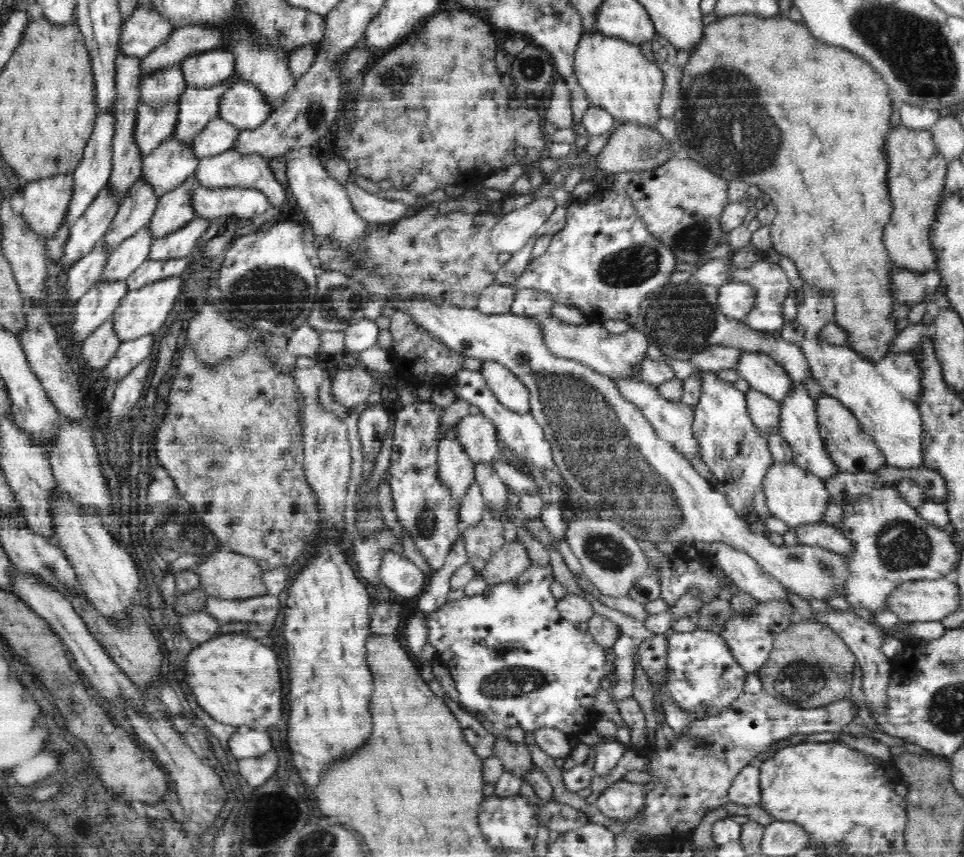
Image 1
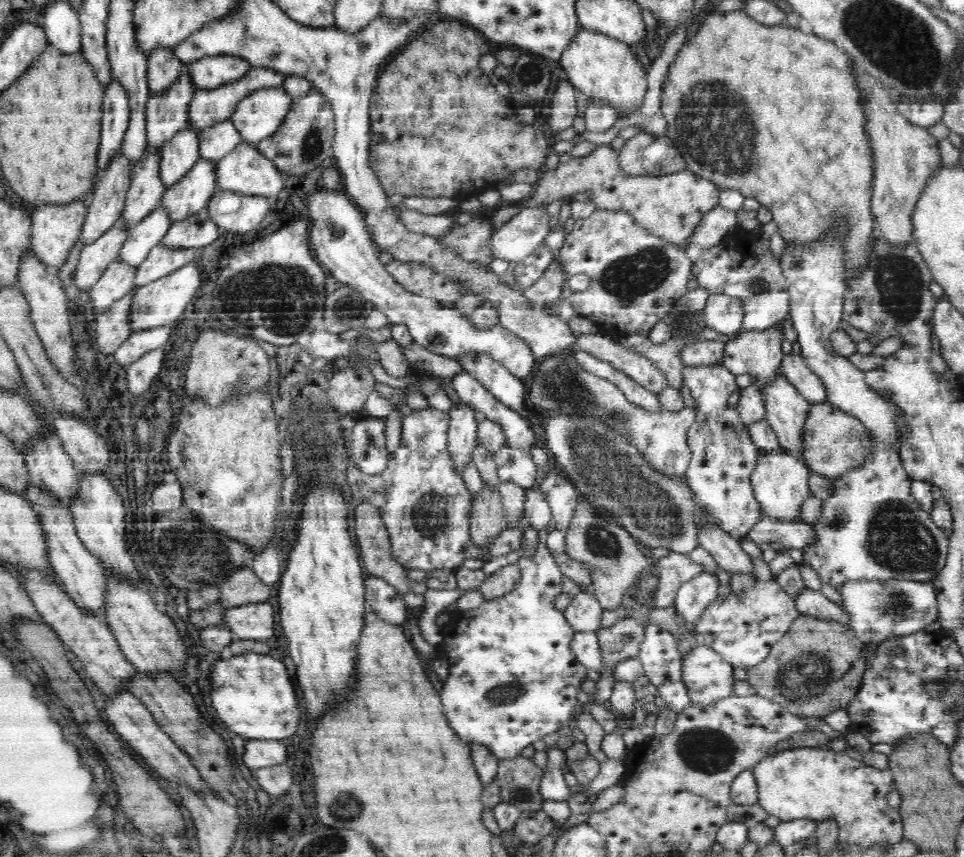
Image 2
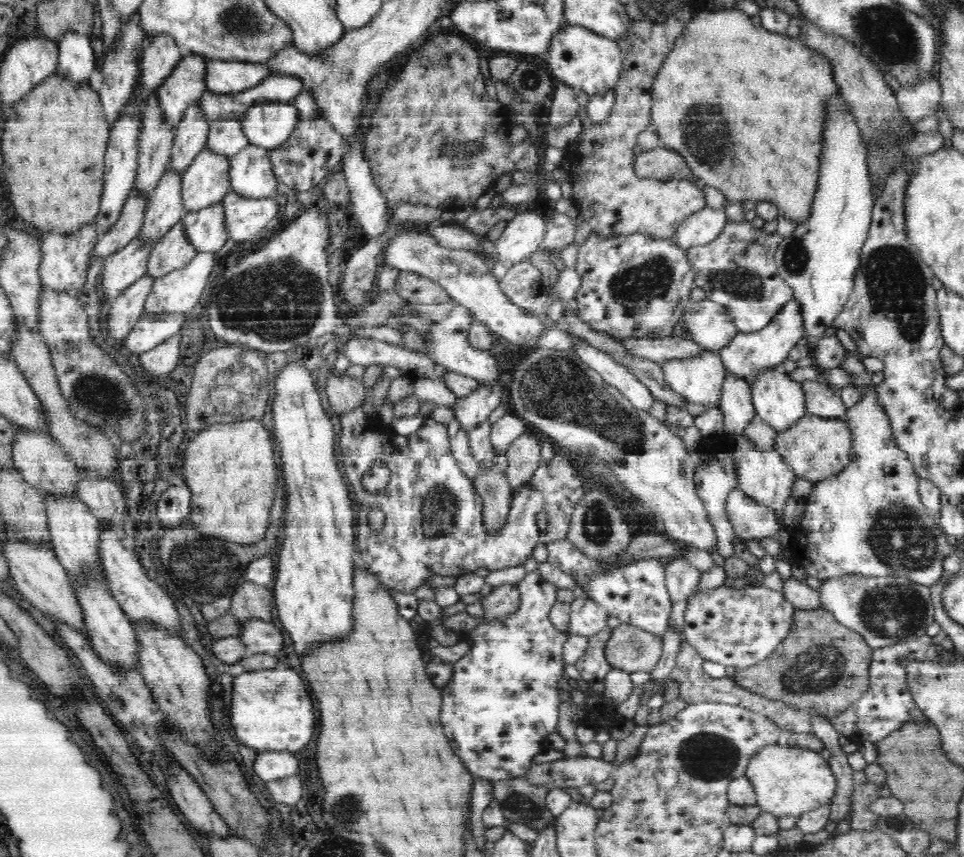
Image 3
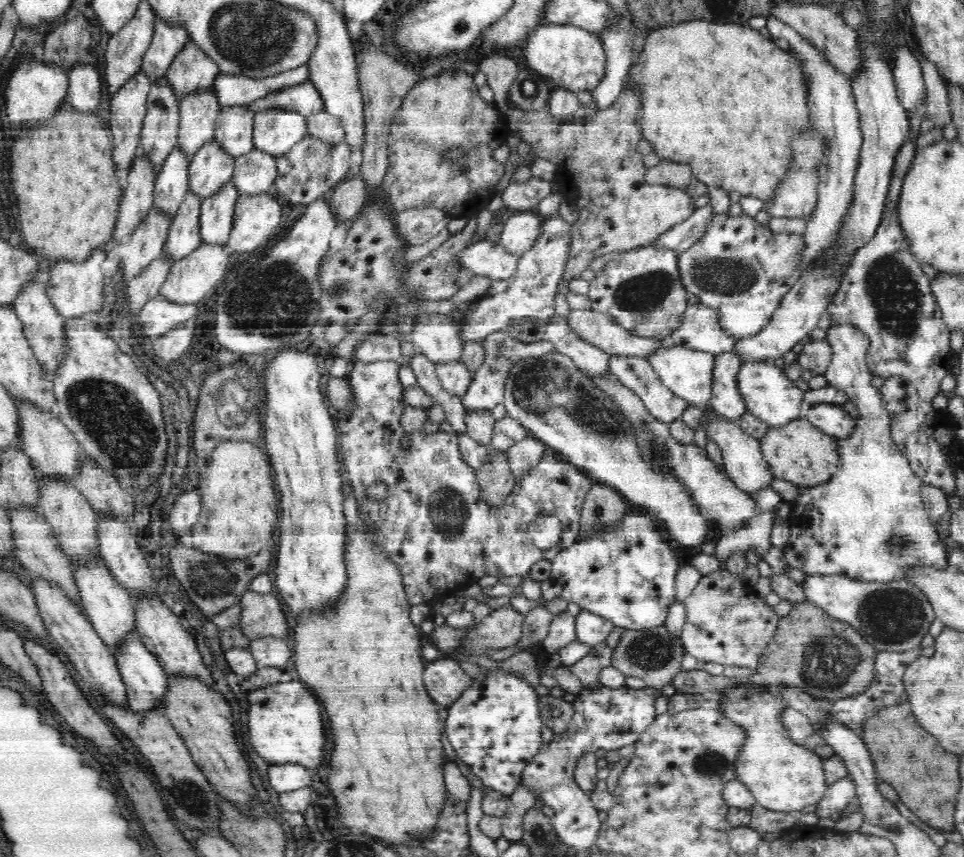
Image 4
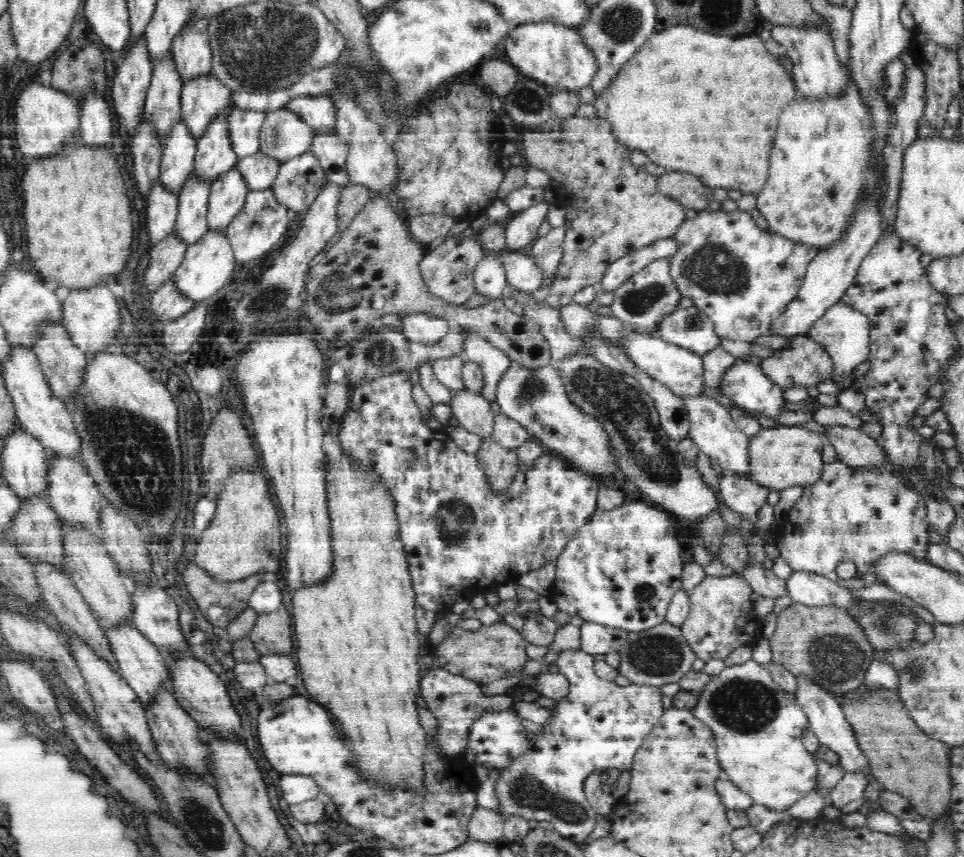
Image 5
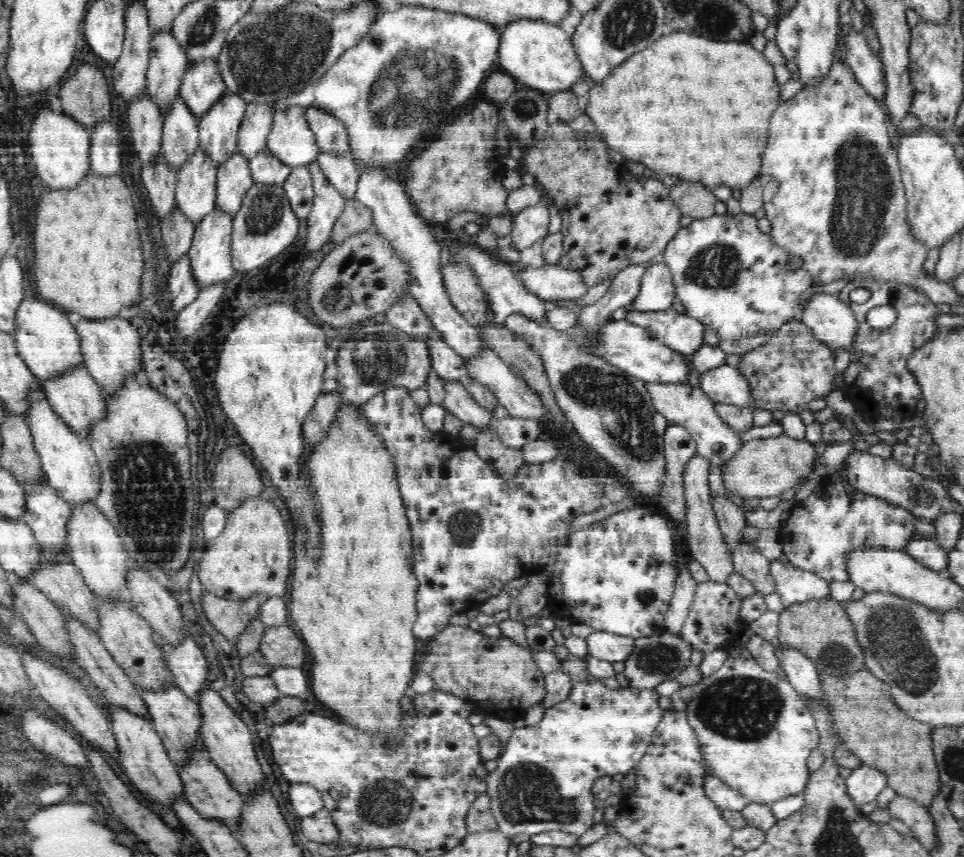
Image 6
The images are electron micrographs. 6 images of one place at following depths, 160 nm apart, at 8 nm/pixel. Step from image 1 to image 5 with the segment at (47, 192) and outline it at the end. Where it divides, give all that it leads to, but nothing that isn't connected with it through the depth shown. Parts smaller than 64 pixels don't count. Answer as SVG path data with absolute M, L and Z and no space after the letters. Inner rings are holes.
M98 283L94 287L72 290L61 295L63 327L70 334L69 337L76 344L76 347L82 352L86 352L90 359L94 352L112 346L112 340L118 336L116 332L120 332L120 322L122 322L120 320L120 310L118 310L116 297L108 286L108 283Z

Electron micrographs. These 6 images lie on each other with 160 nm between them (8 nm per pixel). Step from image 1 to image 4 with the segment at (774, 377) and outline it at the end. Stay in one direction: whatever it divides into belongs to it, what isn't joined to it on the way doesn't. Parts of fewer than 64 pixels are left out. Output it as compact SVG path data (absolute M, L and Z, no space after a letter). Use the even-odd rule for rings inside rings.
M864 42L862 54L866 56L866 64L863 64L862 60L851 81L863 138L852 207L840 224L841 232L837 234L837 240L826 250L824 256L818 257L802 271L796 284L784 295L769 323L758 334L736 341L733 350L739 356L741 364L780 358L809 336L816 328L822 313L832 304L835 292L839 290L843 274L851 266L852 259L860 248L871 242L872 236L876 236L876 230L882 221L896 154L900 152L900 146L908 140L909 113L900 104L897 90L894 88L893 70L888 68L886 58L882 58L880 52L868 42Z

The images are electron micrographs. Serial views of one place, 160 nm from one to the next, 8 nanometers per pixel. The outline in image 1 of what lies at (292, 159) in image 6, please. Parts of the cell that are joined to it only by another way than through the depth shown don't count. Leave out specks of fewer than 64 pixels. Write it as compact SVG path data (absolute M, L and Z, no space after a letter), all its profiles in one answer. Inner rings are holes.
M240 79L222 93L219 117L240 131L254 131L271 113L266 93L255 84Z

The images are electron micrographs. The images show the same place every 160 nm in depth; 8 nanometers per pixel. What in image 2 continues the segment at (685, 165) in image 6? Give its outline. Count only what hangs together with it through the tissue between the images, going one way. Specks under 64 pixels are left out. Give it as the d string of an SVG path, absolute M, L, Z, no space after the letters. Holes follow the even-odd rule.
M743 10L731 12L708 12L703 23L695 32L695 35L684 42L682 48L678 51L674 62L670 65L670 70L663 83L661 94L661 112L663 113L666 122L674 122L674 116L678 114L678 110L682 108L682 98L690 92L692 86L700 84L700 82L724 82L728 86L728 90L744 96L744 104L756 124L756 152L750 160L750 170L746 174L738 174L738 176L726 176L720 172L714 172L710 168L704 168L702 164L694 162L692 158L686 158L688 171L697 174L701 178L712 182L719 190L732 189L742 193L745 198L755 198L761 203L761 206L767 207L773 215L773 221L777 224L778 231L782 235L785 243L790 243L794 246L808 247L823 238L825 233L828 233L834 222L845 224L848 234L842 238L842 251L844 251L843 261L845 264L845 278L852 279L858 269L861 269L864 264L868 264L868 256L870 249L873 248L874 236L876 233L874 216L872 215L871 199L872 199L872 184L873 184L873 166L872 166L872 147L868 144L868 139L864 136L864 103L860 101L860 89L856 87L852 76L853 64L850 61L850 56L846 51L836 46L835 42L822 40L819 36L805 34L799 28L784 27L784 26L768 26L760 24L752 17L748 16Z

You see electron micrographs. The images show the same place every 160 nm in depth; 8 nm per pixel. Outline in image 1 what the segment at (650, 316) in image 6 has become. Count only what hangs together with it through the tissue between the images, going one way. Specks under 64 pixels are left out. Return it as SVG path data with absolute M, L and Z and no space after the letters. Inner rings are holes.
M728 282L715 289L714 297L721 314L743 321L754 308L756 290L748 284Z

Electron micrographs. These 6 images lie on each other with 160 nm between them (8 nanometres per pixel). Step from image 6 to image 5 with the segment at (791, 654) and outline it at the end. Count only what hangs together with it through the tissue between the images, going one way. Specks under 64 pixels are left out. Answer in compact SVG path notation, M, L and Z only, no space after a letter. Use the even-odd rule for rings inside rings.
M798 679L796 700L803 708L810 724L811 732L819 738L820 744L832 749L839 758L839 764L844 768L845 772L866 772L872 774L870 763L865 758L864 753L860 751L860 745L856 742L851 725L846 721L842 704L838 698L822 689L814 681Z

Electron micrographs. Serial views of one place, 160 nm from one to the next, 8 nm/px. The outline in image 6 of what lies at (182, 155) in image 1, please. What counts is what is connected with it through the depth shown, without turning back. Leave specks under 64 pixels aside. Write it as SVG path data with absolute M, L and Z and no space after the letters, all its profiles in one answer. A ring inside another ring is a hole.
M202 58L189 64L181 78L179 97L189 111L202 118L227 90L219 71L219 65L212 58Z

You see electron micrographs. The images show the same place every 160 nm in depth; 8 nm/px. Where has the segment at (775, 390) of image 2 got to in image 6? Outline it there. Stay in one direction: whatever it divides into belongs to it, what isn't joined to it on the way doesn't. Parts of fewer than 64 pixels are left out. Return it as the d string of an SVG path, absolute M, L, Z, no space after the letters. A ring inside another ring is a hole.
M724 364L701 373L699 387L715 403L736 405L755 411L752 399L749 398L752 396L752 387L748 386L748 379L734 366Z

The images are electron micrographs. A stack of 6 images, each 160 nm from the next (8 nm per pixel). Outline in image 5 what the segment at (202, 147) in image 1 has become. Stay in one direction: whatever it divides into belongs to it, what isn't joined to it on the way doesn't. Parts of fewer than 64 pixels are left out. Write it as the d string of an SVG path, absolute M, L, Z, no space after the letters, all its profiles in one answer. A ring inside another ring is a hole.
M234 107L227 114L229 137L233 151L244 158L260 150L260 131L265 119L264 111L242 110Z

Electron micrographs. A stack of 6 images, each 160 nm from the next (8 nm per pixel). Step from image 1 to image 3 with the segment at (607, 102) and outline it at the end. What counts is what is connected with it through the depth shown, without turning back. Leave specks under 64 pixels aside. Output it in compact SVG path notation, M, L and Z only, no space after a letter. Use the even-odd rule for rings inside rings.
M570 25L556 32L556 36L552 36L549 41L548 49L550 49L550 70L558 80L562 80L564 84L577 91L584 91L590 97L608 90L615 90L618 80L620 80L621 64L622 64L622 49L618 47L616 41L610 40L608 37L591 31L589 28Z

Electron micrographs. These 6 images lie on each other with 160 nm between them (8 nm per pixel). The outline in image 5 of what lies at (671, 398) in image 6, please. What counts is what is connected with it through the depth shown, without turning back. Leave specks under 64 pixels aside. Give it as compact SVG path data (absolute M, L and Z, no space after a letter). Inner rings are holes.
M702 394L700 396L684 396L682 401L686 403L686 411L688 411L690 423L688 435L692 437L692 442L696 443L696 447L710 459L718 460L718 464L723 469L744 476L748 472L748 444L751 436L742 432L734 424L728 409L716 402L715 399Z

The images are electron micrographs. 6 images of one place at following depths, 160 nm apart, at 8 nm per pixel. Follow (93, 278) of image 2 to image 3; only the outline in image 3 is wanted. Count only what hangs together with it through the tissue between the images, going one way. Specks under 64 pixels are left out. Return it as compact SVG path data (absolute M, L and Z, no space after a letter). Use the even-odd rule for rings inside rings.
M133 190L118 220L109 229L103 231L103 235L98 239L96 244L98 260L115 254L139 236L146 216L146 208L148 208L148 199L140 197L140 193Z

